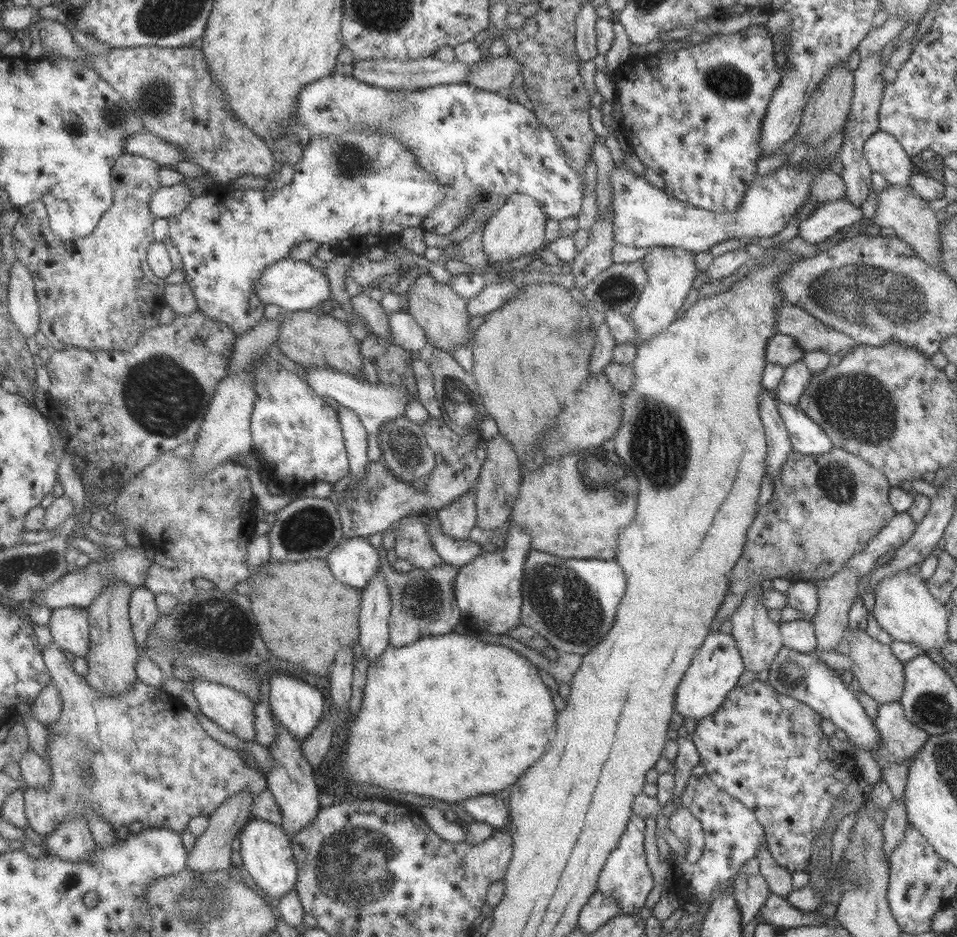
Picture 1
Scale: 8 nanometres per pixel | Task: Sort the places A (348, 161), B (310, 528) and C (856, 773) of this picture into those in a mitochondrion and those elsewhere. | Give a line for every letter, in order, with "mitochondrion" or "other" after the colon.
A: mitochondrion
B: mitochondrion
C: other

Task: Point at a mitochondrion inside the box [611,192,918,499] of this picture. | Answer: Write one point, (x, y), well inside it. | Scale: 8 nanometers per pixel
(857, 405)

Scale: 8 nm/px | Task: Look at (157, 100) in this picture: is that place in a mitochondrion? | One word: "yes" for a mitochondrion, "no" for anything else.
yes

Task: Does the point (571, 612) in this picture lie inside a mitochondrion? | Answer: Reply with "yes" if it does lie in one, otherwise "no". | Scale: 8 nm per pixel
yes

